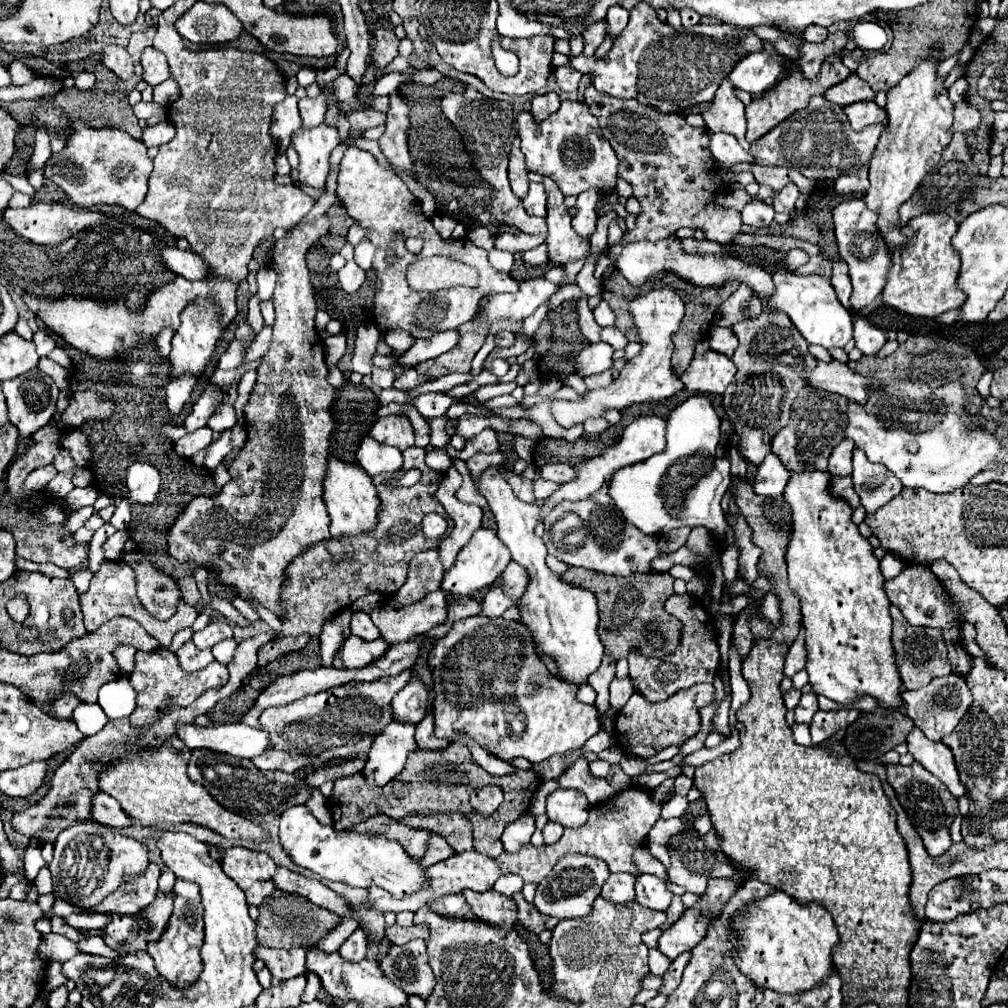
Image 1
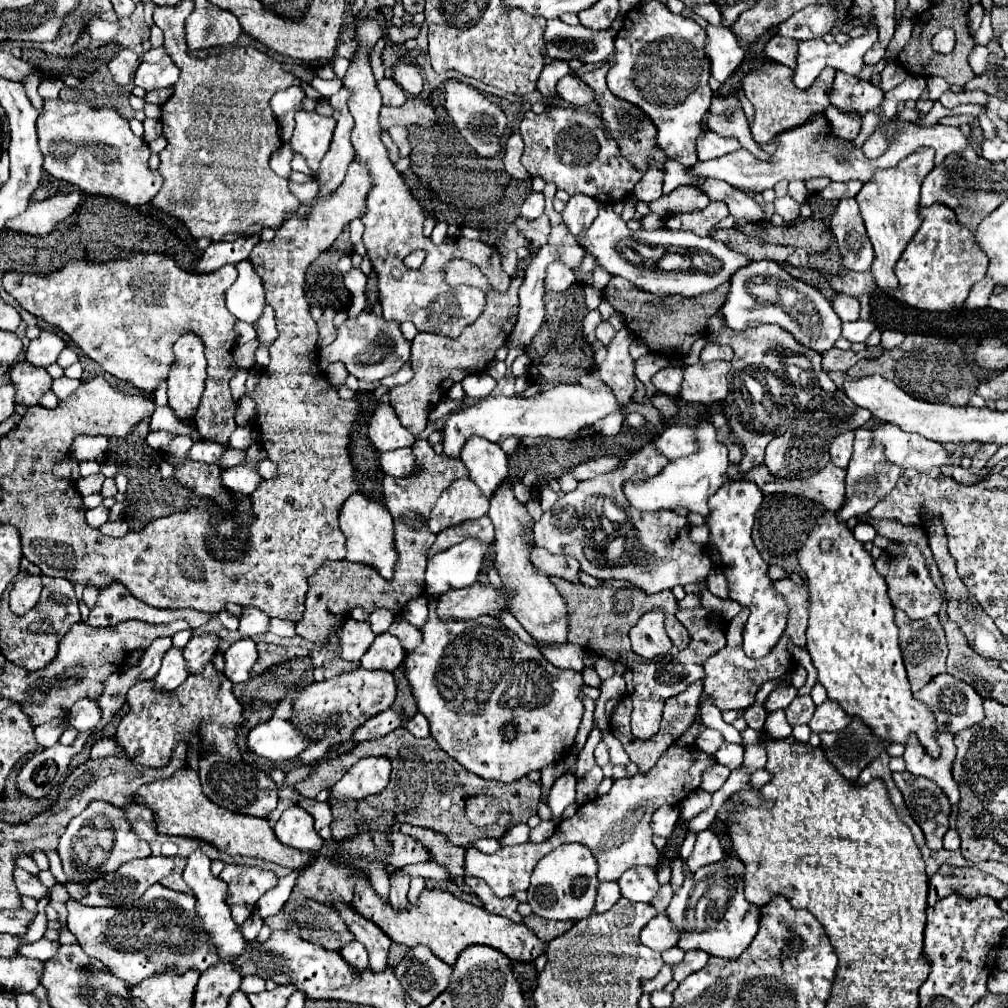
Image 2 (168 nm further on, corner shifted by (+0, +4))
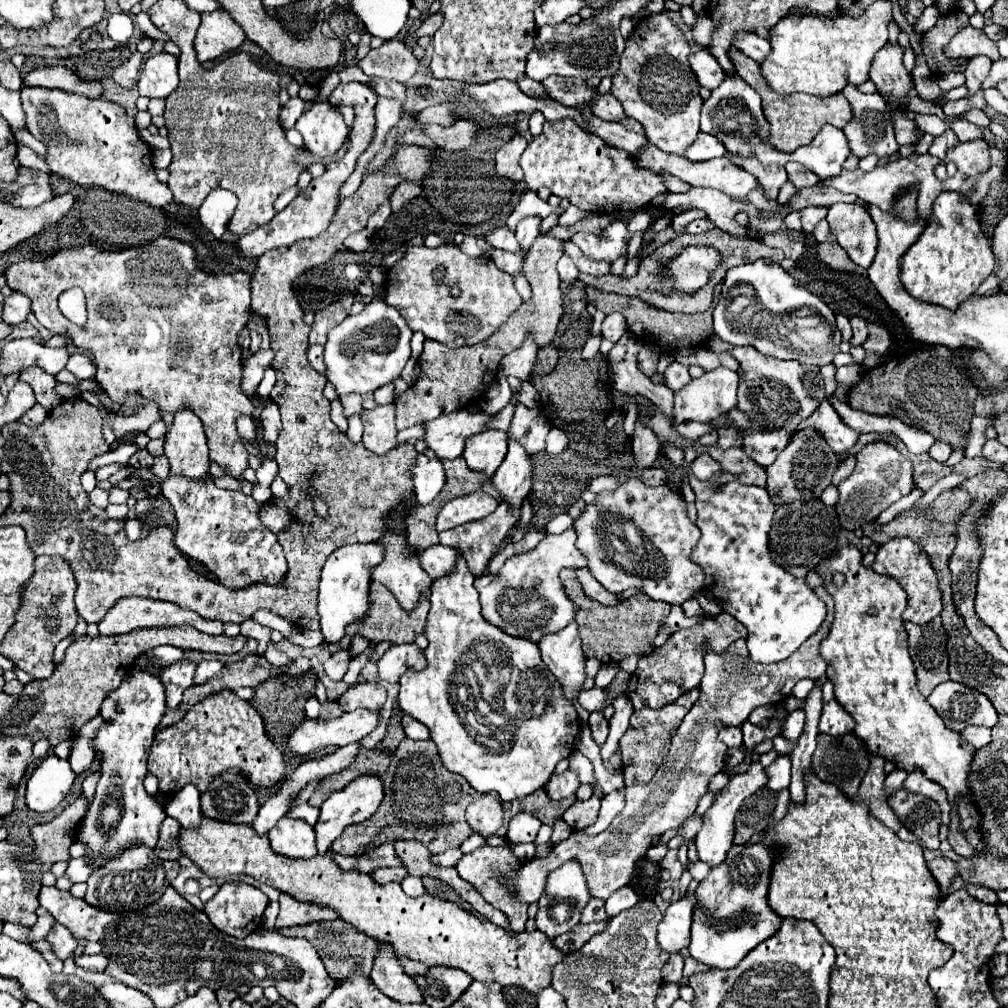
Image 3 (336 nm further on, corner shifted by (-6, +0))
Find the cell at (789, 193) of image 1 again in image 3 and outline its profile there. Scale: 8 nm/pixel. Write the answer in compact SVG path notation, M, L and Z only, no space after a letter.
M807 206L801 210L801 222L803 222L803 232L811 234L817 226L817 222L821 222L827 216L827 208L825 206Z

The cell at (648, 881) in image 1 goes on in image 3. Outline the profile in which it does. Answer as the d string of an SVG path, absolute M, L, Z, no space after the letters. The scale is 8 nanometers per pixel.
M623 886L619 892L613 892L607 900L605 900L605 912L609 918L613 918L615 914L629 910L631 906L635 906L639 902L639 894L631 888L631 886Z

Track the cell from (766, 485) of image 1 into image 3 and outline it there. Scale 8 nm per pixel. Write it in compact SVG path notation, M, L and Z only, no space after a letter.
M663 444L661 447L673 463L683 466L689 474L689 486L695 492L695 506L697 506L697 528L701 530L701 538L697 546L691 552L691 562L695 562L699 568L703 568L705 574L705 590L709 590L723 612L731 614L735 620L739 620L749 636L747 636L747 648L751 652L753 662L771 664L781 662L789 658L809 636L813 636L819 626L823 624L827 616L827 608L823 600L819 600L813 592L813 588L807 586L805 578L797 578L775 564L771 550L769 550L769 532L773 524L775 504L771 504L767 490L759 486L745 486L737 480L723 484L723 488L711 488L711 484L701 482L695 478L691 464L684 463L684 452L673 446Z

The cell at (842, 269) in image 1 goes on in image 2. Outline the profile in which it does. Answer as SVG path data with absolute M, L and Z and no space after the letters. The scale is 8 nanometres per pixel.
M837 292L835 298L833 298L833 308L835 308L835 312L839 314L839 318L841 318L843 322L853 322L853 320L859 318L861 304L859 304L859 300L855 300L853 296L843 294L843 292Z

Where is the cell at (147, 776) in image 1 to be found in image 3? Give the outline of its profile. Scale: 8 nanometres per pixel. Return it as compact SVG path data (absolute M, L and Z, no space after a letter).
M201 818L199 830L181 830L179 844L209 878L227 878L231 874L247 874L261 884L273 886L299 902L333 908L339 918L349 922L357 932L393 946L397 956L405 956L427 966L449 966L467 972L473 980L483 984L499 984L501 988L519 986L531 994L551 984L551 972L563 952L543 936L543 932L507 934L503 928L473 916L453 902L423 894L419 898L407 896L399 884L379 886L369 874L355 870L341 870L331 854L313 858L285 858L269 848L267 836L257 836L247 824L227 824Z

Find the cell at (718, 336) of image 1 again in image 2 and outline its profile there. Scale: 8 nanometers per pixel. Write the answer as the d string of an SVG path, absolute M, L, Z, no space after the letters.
M709 342L703 352L701 352L701 362L711 362L711 360L731 360L733 350L727 346L721 346L717 342Z

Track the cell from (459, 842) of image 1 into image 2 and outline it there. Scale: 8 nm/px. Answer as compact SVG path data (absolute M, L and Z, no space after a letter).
M395 824L391 828L391 832L403 832L403 834L411 834L413 838L417 838L425 848L429 848L431 858L443 866L449 868L449 874L453 876L455 884L471 894L471 890L463 884L463 874L461 874L461 866L463 866L463 854L465 848L463 846L455 846L447 840L447 836L441 836L441 832L433 832L427 828L417 828L411 824Z

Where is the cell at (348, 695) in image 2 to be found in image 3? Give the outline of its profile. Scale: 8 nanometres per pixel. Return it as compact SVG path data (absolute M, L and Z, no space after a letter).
M359 682L353 688L349 688L341 698L339 698L339 706L345 712L357 710L357 708L367 708L367 710L379 710L383 708L387 700L387 690L381 684L373 684L373 682Z

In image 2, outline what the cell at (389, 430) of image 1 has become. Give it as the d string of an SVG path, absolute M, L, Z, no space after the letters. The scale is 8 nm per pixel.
M389 404L377 406L377 410L371 416L367 436L371 444L381 452L411 448L415 444L415 436L401 426L401 422L397 420L397 414L393 412L393 406Z

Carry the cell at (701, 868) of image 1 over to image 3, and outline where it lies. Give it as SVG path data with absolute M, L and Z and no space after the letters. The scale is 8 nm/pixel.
M753 762L751 768L745 774L733 776L725 784L725 788L715 796L711 808L703 816L703 826L697 832L697 836L695 836L695 846L697 846L697 854L699 854L701 862L705 862L709 866L717 866L717 864L721 864L725 860L725 856L727 856L727 852L729 852L729 848L733 844L733 818L735 818L735 812L739 810L741 802L747 796L751 796L755 790L763 788L767 780L769 780L769 776L767 776L765 768L759 762Z

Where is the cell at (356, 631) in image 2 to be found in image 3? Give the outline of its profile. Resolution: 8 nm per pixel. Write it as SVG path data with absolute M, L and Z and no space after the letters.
M337 650L335 654L331 654L331 658L323 664L323 670L325 674L331 678L331 680L341 680L347 672L347 666L351 662L351 654L349 650Z

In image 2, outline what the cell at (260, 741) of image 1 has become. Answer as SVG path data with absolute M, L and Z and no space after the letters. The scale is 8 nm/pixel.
M271 718L247 732L247 744L257 756L281 764L295 758L307 746L307 740L293 728L291 720Z

